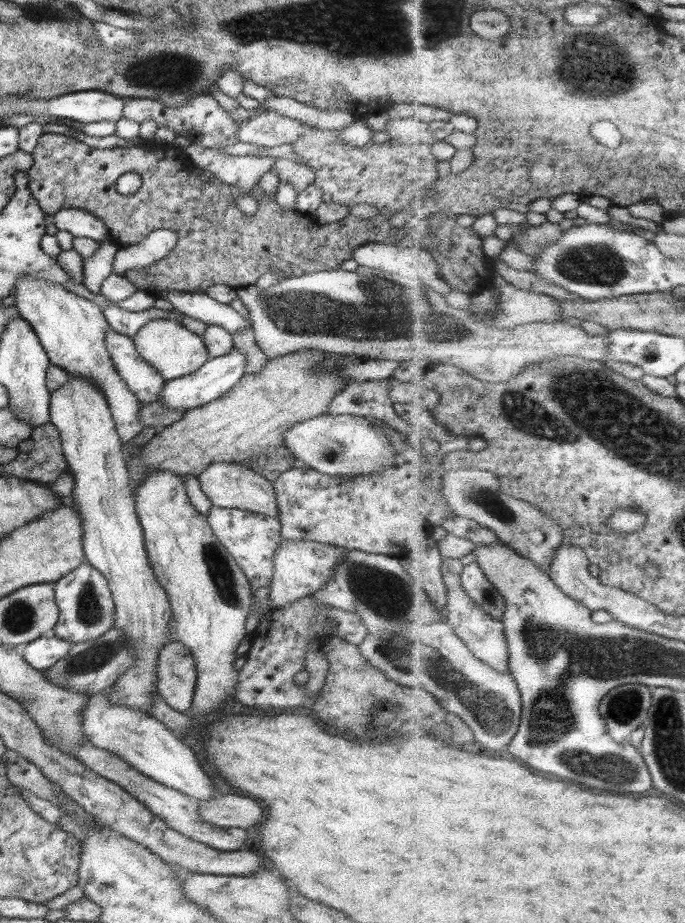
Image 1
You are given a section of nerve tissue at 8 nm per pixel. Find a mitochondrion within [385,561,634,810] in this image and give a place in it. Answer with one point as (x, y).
(489, 709)

